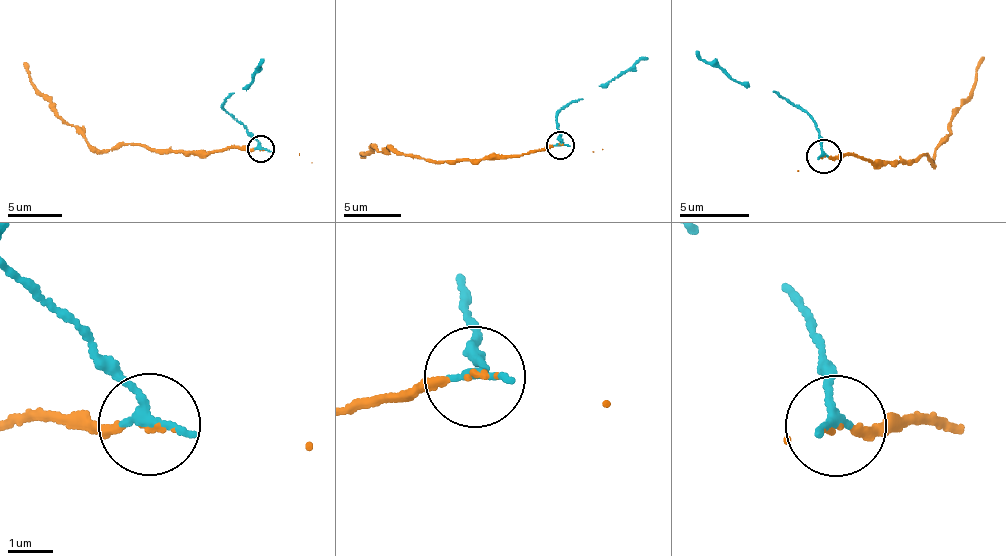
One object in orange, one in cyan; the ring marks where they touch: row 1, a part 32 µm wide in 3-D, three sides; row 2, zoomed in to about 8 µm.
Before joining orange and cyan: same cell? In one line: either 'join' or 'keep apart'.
join

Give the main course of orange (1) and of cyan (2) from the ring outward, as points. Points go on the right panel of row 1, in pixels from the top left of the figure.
1: (824, 157), (884, 163), (931, 156), (933, 164), (936, 148), (952, 132), (947, 123), (965, 103), (985, 57)
2: (824, 157), (822, 143), (814, 125), (799, 108), (780, 94), (742, 86), (697, 50)

